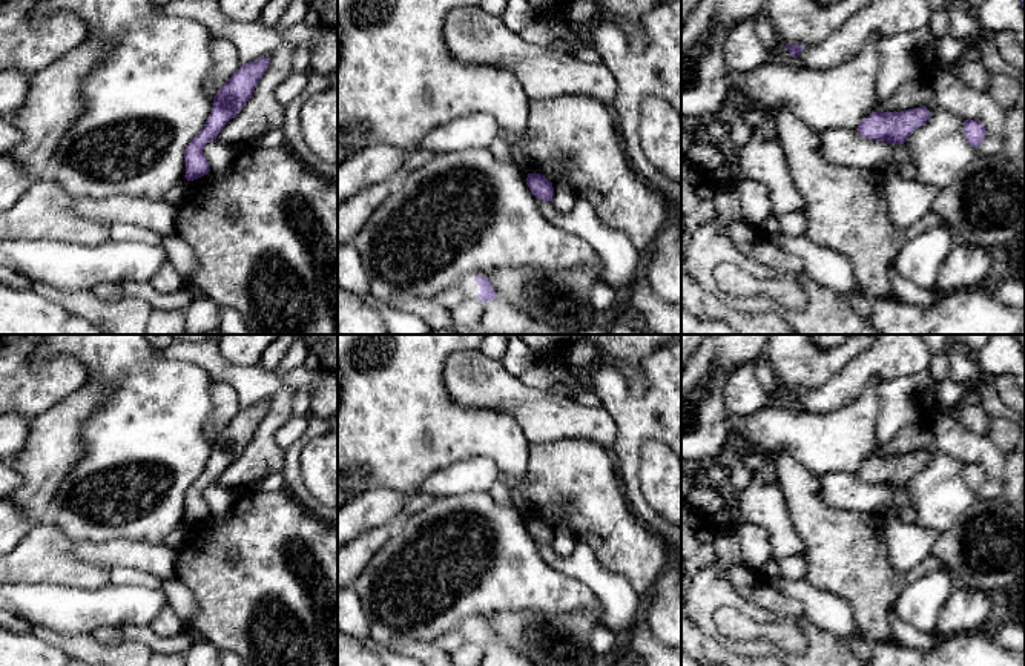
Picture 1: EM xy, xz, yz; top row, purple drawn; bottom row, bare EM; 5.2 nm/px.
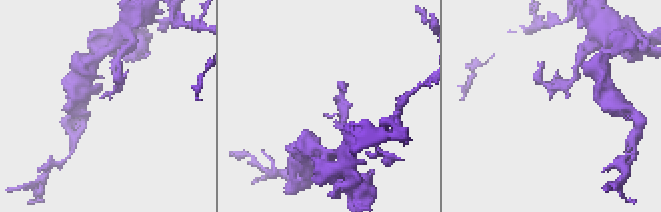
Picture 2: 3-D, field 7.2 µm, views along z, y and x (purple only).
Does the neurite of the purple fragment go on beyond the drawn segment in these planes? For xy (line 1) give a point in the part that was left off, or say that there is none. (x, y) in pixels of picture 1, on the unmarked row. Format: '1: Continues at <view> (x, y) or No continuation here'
1: No continuation here

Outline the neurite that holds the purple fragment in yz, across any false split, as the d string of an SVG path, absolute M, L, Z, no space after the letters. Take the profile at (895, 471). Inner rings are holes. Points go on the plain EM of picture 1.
M925 451L902 456L872 456L858 470L858 477L867 483L904 488L915 473L921 471L931 460Z

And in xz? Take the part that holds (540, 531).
M536 516L528 517L526 528L536 542L543 545L552 545L554 540L552 526L548 525L543 519Z

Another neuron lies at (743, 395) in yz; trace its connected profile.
M743 365L732 370L724 388L724 402L729 414L747 416L756 413L770 399L756 379L755 367Z

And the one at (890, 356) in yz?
M879 335L822 387L793 402L798 410L827 413L849 405L873 379L888 381L928 370L933 351L922 335Z

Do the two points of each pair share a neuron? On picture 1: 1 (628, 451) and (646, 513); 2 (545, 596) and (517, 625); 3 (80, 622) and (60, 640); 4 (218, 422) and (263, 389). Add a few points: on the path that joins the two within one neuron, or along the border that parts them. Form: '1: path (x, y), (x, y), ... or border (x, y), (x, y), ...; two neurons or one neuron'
1: path (628, 467), (636, 497); one neuron
2: border (494, 611), (566, 614); two neurons
3: border (32, 623), (69, 634), (91, 633); two neurons
4: border (214, 381), (227, 384), (235, 392), (241, 408); two neurons

